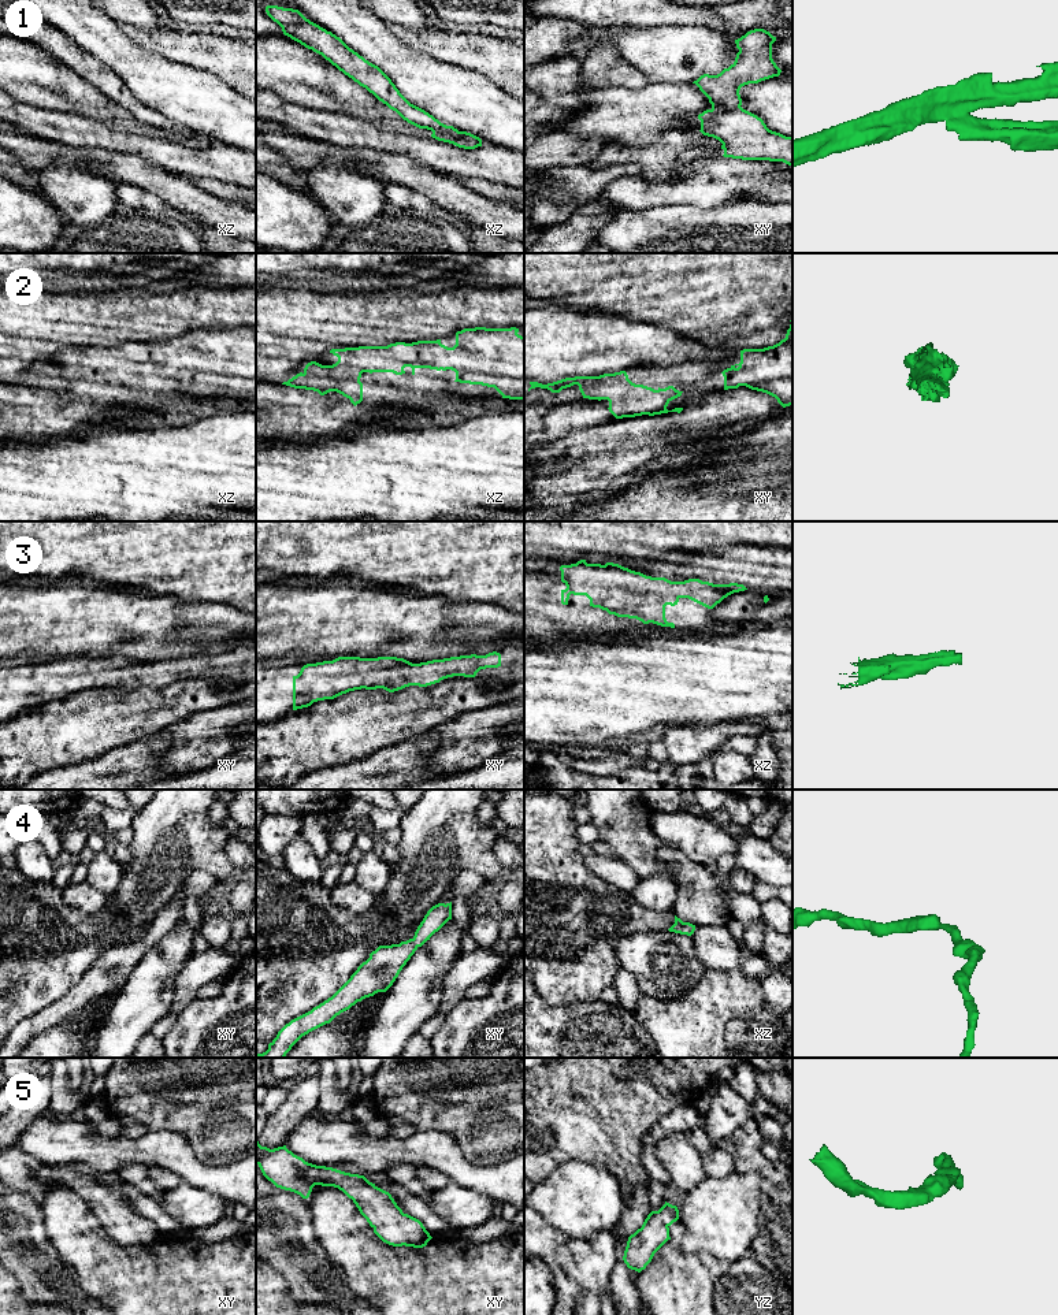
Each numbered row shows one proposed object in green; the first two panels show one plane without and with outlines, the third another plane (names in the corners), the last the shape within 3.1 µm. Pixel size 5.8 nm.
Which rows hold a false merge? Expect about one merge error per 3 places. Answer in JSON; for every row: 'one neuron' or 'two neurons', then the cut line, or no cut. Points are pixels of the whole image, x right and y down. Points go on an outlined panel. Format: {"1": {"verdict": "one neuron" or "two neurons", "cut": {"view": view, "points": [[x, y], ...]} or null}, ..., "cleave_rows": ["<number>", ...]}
{"1": {"verdict": "two neurons", "cut": {"view": "xz", "points": [[433, 132], [441, 136], [461, 134]]}}, "2": {"verdict": "one neuron", "cut": null}, "3": {"verdict": "one neuron", "cut": null}, "4": {"verdict": "one neuron", "cut": null}, "5": {"verdict": "one neuron", "cut": null}, "cleave_rows": ["1"]}

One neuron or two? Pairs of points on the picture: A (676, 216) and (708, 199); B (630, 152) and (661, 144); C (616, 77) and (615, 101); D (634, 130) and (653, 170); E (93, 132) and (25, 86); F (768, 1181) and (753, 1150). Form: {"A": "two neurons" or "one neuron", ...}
{"A": "two neurons", "B": "one neuron", "C": "two neurons", "D": "two neurons", "E": "two neurons", "F": "one neuron"}

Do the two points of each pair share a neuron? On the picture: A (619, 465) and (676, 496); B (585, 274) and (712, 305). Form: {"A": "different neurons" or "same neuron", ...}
{"A": "different neurons", "B": "same neuron"}

